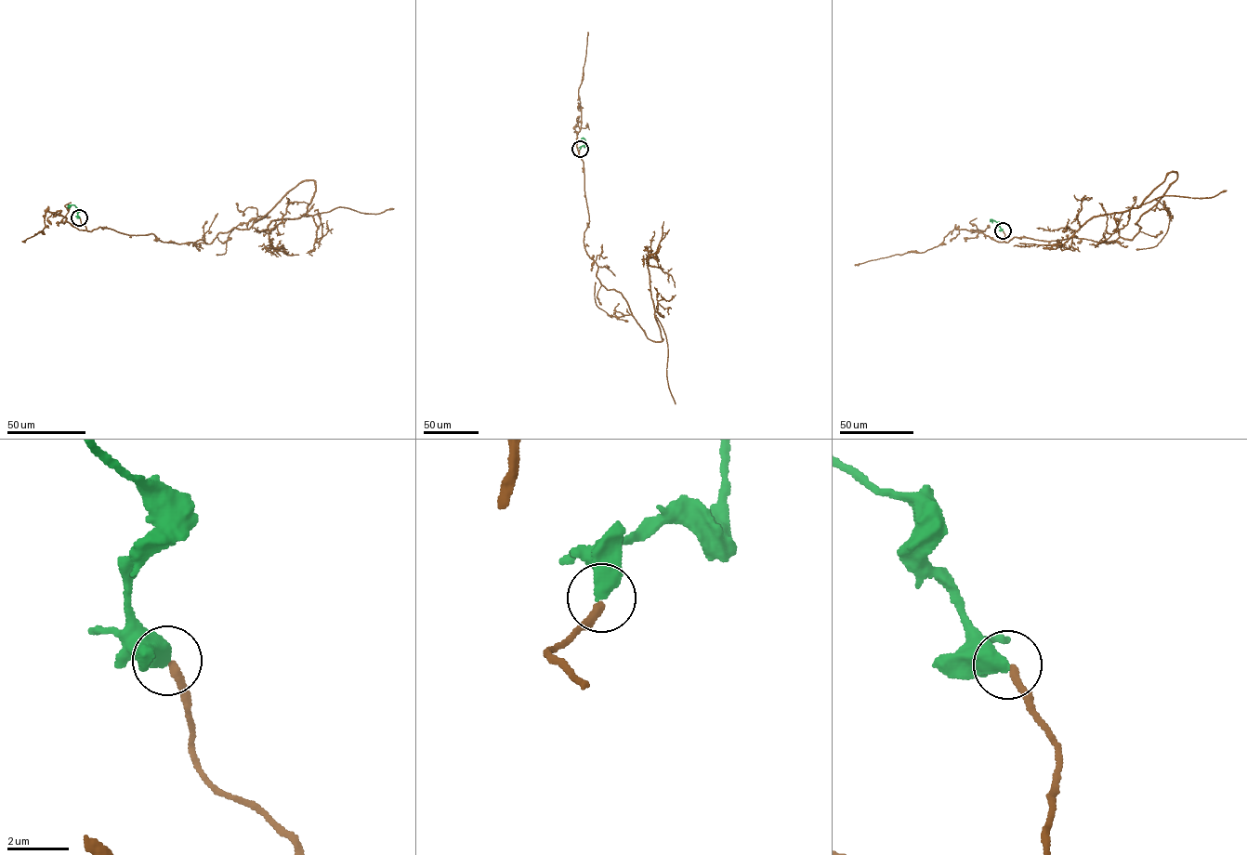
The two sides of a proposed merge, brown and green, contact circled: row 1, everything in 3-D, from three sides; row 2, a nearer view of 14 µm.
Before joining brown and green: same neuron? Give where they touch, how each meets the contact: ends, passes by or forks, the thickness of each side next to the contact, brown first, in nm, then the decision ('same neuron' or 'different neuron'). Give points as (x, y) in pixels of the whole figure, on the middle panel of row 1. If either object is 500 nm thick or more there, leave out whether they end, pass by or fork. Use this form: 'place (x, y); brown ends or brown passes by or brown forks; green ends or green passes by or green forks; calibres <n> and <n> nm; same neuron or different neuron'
place (580, 149); brown ends; green ends; calibres 240 and 480 nm; same neuron

